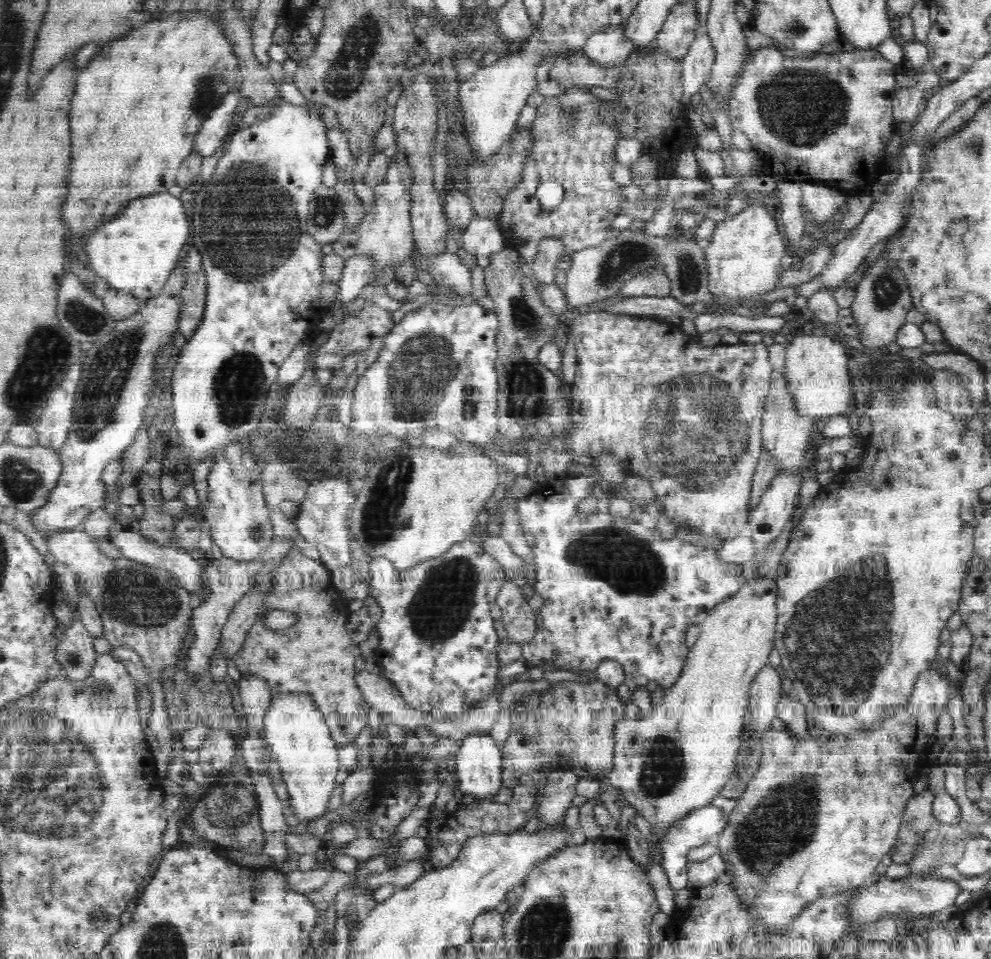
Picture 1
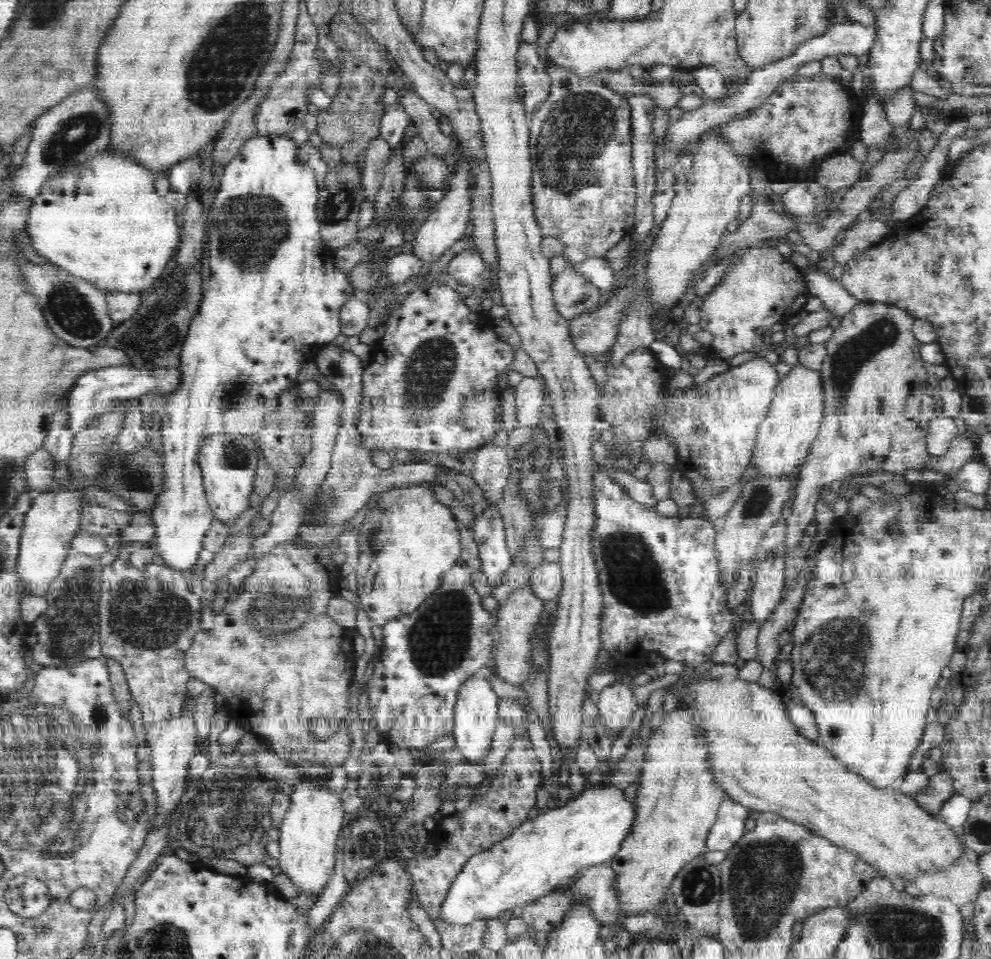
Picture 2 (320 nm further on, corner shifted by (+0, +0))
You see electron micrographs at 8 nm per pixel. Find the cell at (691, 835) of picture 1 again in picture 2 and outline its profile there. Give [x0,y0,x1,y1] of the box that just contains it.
[705,798,748,851]

